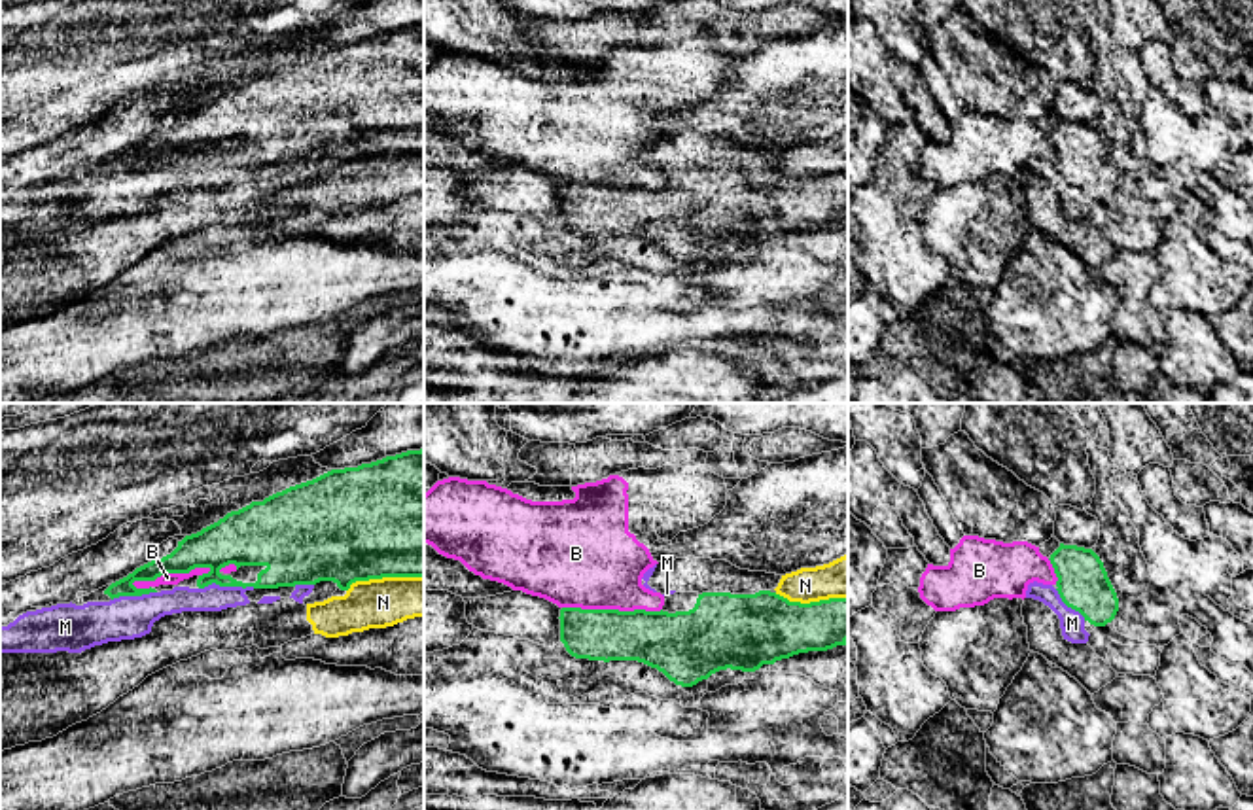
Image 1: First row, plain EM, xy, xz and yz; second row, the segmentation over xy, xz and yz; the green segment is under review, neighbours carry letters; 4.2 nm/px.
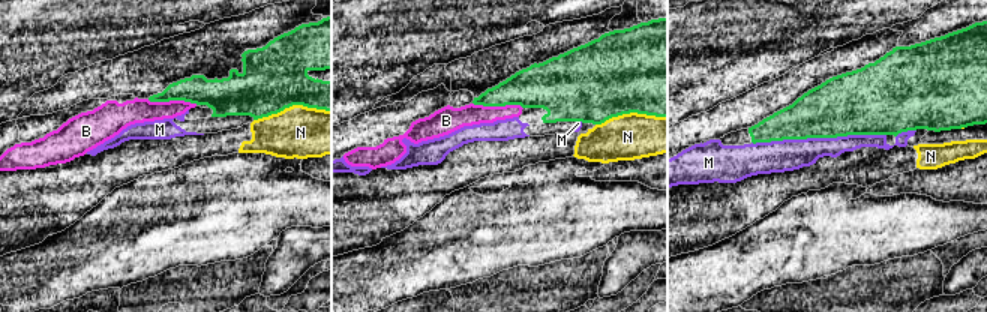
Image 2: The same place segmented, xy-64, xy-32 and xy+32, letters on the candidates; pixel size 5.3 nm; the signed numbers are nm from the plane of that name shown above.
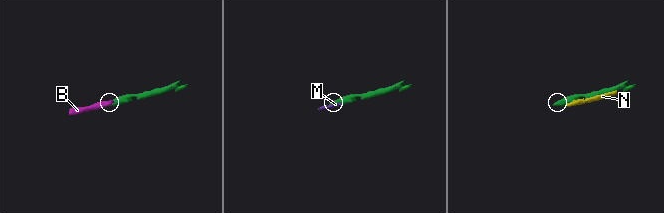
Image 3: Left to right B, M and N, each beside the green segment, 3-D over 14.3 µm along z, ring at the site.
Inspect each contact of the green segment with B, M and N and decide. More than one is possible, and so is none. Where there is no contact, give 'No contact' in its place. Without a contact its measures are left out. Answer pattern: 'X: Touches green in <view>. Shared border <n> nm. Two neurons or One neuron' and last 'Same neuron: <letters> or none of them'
B: Touches green in xy. Shared border 360 nm. Two neurons
M: Touches green in xy. Shared border 240 nm. One neuron
N: Touches green in xy. Shared border 340 nm. Two neurons
Same neuron: M

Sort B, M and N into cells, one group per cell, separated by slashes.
B / M / N

